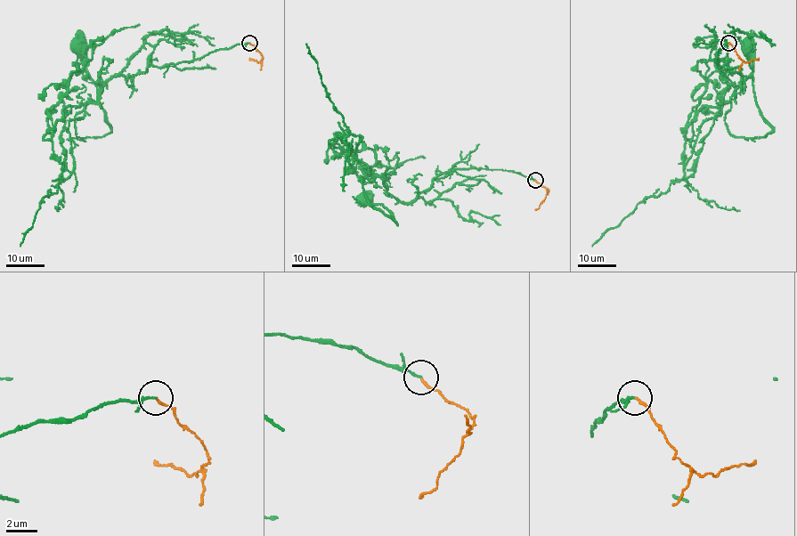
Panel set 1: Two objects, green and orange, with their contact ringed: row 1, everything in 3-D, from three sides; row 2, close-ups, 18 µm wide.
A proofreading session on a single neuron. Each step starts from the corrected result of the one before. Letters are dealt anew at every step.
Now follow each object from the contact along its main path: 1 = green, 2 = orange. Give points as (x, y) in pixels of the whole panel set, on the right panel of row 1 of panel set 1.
1: (728, 43), (717, 64), (751, 76), (726, 102), (725, 124), (761, 137), (772, 125), (754, 99), (747, 47)
2: (728, 43), (740, 58), (748, 61), (759, 58)

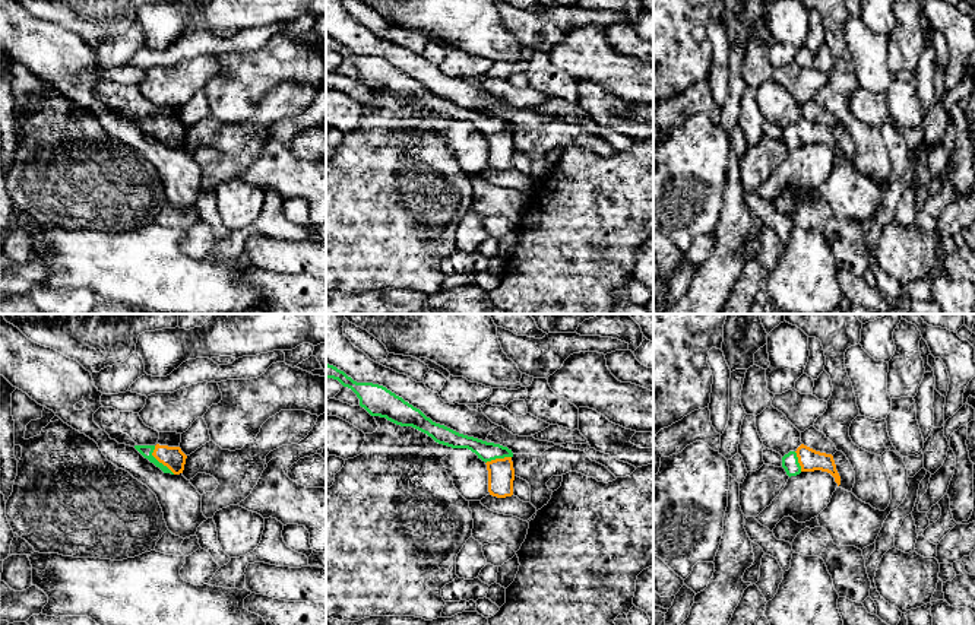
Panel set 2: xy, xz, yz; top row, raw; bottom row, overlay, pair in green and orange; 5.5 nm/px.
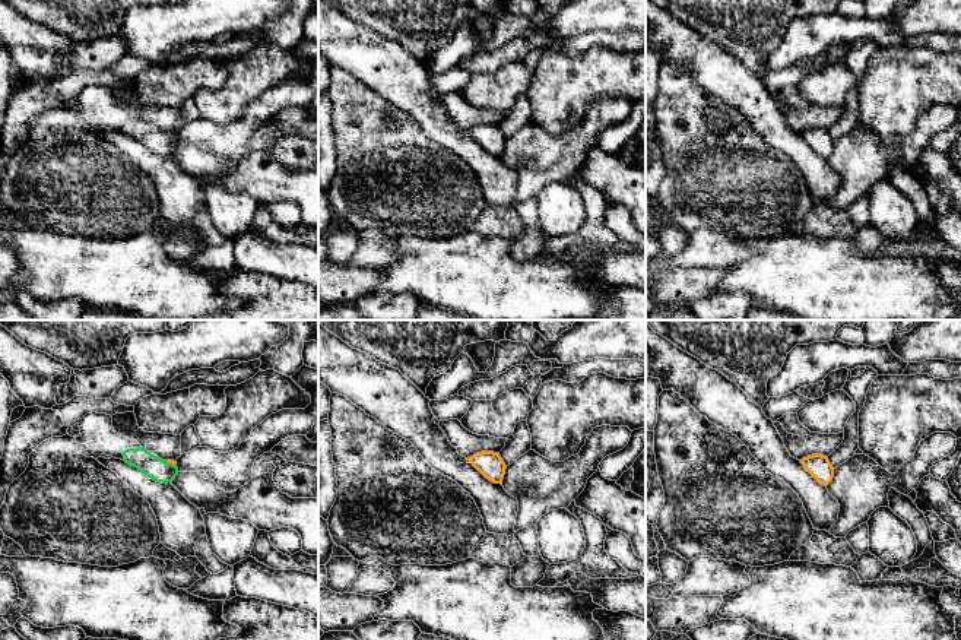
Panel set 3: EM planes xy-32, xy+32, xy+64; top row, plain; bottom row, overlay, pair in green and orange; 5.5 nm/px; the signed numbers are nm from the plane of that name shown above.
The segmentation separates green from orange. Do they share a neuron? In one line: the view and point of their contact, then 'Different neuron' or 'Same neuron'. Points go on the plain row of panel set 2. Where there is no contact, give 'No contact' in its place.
Touches green at xy (158, 135). Same neuron

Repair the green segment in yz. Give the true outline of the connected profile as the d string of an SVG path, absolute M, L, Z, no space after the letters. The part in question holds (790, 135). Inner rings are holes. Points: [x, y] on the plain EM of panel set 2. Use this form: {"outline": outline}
{"outline": "M804 117L782 130L782 140L789 150L797 149L801 145L827 145L835 150L838 159L841 158L841 149L836 143L833 129L816 124Z"}

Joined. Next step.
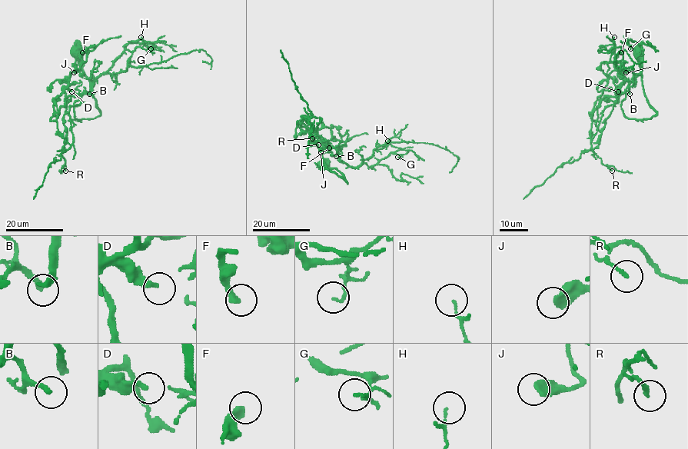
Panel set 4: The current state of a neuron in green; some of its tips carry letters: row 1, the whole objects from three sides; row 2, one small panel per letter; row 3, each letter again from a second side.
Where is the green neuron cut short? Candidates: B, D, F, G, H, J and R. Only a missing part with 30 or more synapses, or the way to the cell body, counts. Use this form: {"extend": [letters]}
{"extend": ["B", "F"]}

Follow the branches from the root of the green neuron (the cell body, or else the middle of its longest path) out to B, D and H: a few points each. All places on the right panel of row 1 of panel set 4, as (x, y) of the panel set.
B: (637, 52), (642, 62), (644, 94), (656, 114), (651, 118), (627, 118), (621, 102), (626, 91), (629, 94)
D: (637, 52), (644, 94), (656, 114), (627, 118), (626, 94), (617, 93), (623, 82), (618, 91)
H: (637, 52), (644, 94), (656, 112), (651, 118), (623, 112), (622, 93), (640, 73), (623, 67), (614, 37)

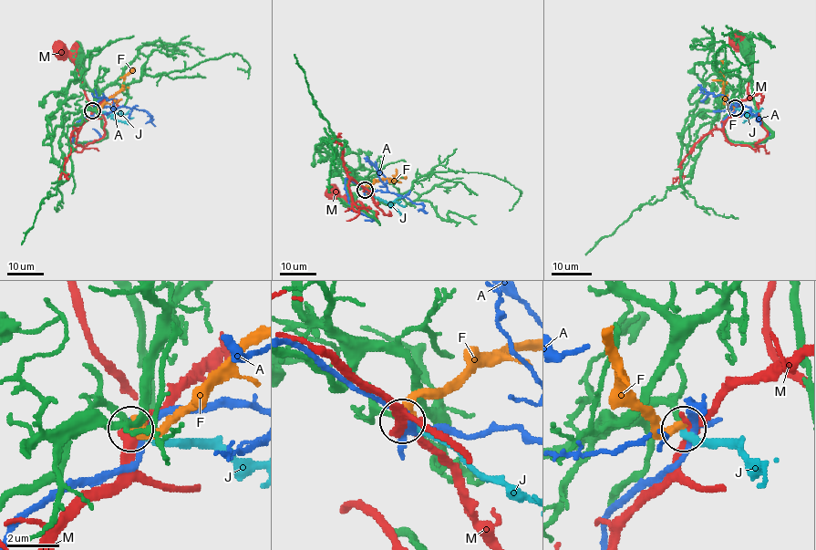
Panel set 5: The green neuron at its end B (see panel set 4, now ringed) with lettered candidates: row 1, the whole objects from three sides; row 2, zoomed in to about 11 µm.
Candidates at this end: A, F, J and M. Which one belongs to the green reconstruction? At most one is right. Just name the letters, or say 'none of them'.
J

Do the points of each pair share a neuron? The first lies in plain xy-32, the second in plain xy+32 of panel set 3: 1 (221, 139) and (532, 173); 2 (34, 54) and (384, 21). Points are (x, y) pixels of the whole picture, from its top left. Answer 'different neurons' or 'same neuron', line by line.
1: same neuron
2: different neurons

